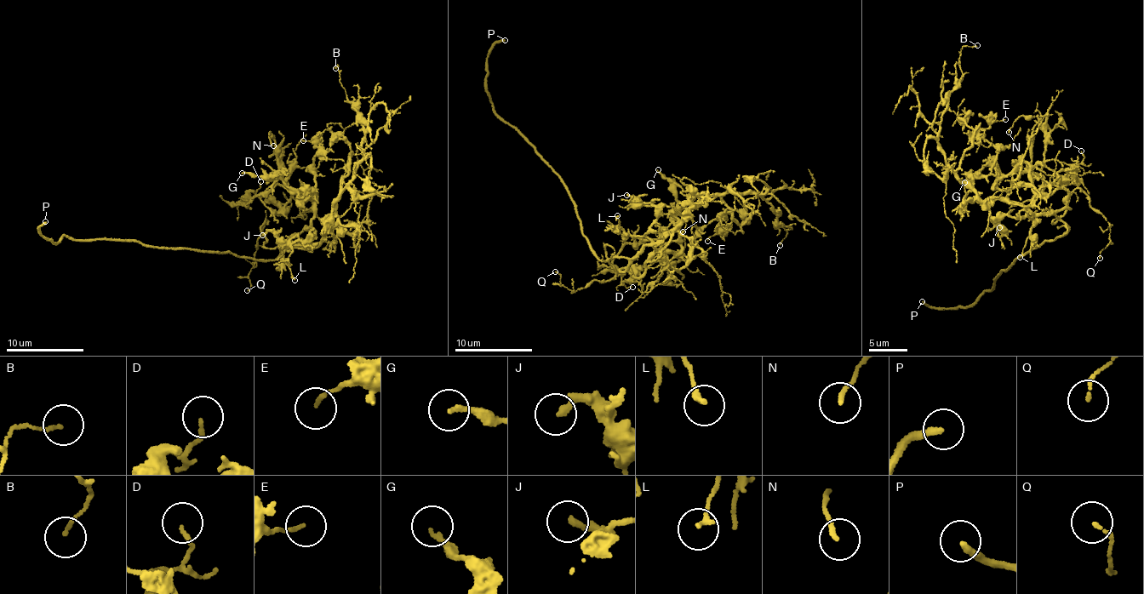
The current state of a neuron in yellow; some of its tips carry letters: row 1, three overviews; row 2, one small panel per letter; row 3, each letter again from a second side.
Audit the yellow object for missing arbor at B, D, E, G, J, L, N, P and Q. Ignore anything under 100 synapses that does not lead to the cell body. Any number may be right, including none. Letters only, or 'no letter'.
P

